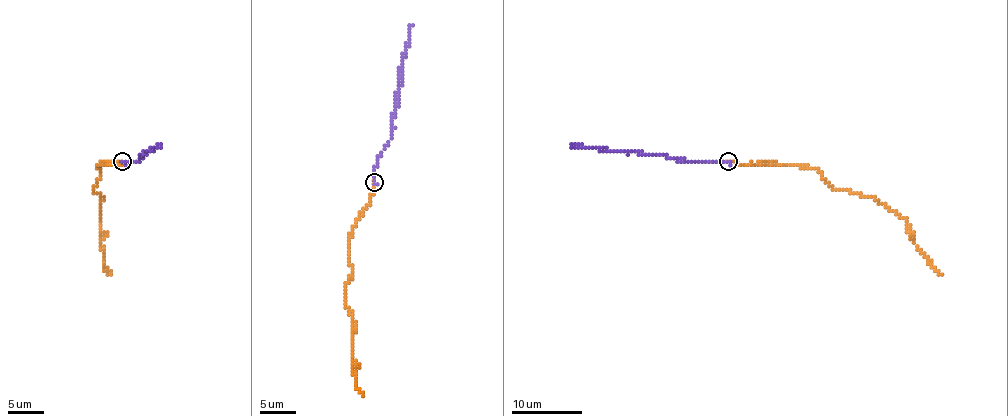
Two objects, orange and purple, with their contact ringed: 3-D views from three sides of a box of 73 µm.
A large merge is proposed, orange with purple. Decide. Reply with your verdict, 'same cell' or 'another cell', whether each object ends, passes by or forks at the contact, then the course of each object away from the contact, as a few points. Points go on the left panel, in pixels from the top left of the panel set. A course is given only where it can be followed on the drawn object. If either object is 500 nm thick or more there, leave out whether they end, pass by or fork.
same cell; orange ends there; purple ends there; orange runs (121, 160), (98, 166), (99, 180), (92, 189), (101, 198), (101, 251), (105, 268), (112, 274); purple runs (122, 160), (140, 159), (142, 153), (160, 146)

